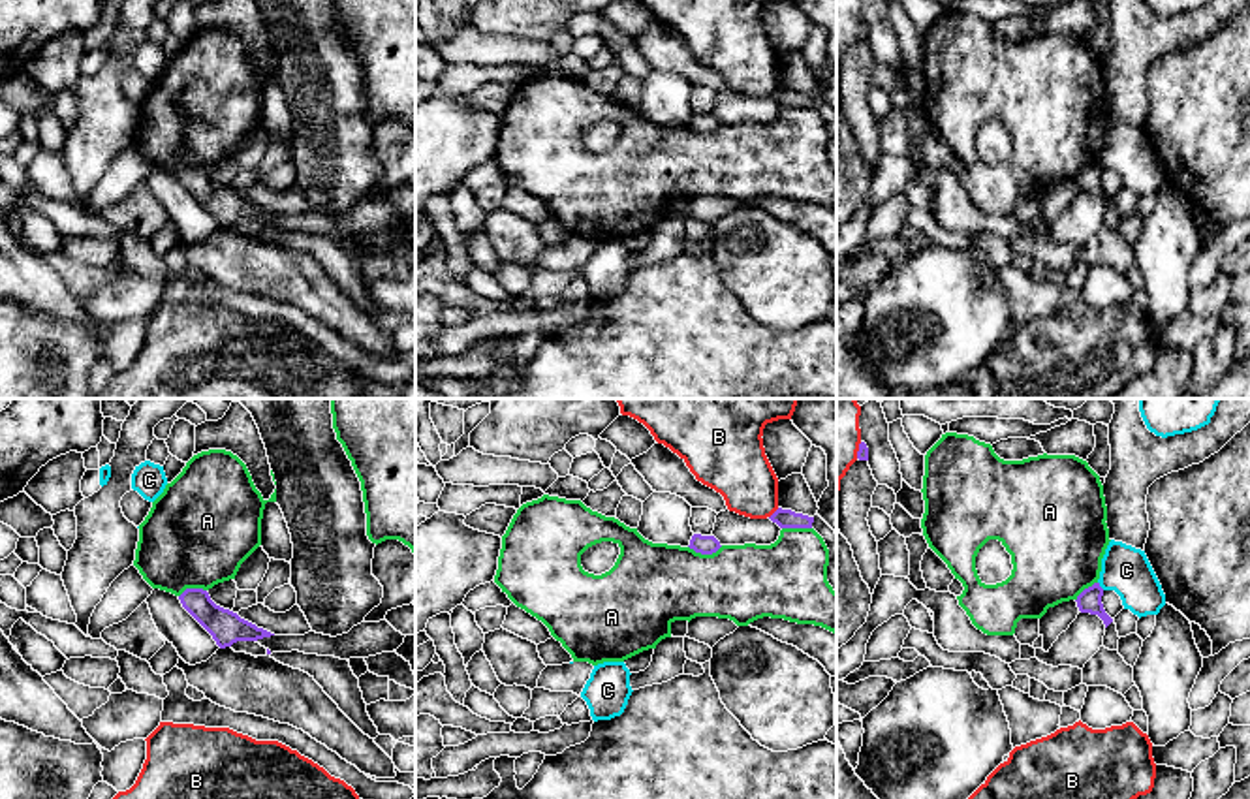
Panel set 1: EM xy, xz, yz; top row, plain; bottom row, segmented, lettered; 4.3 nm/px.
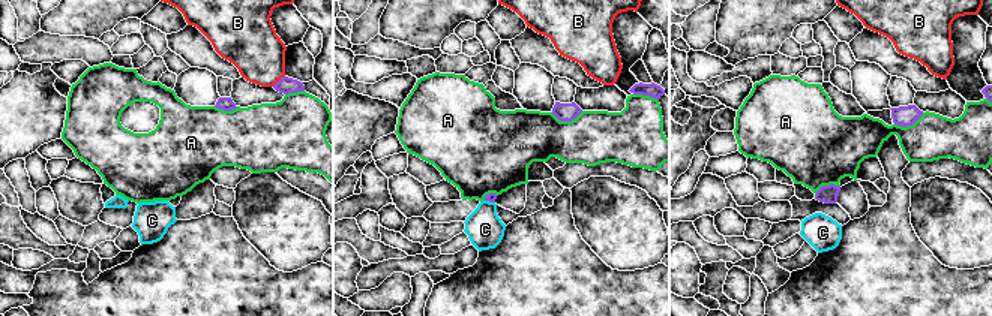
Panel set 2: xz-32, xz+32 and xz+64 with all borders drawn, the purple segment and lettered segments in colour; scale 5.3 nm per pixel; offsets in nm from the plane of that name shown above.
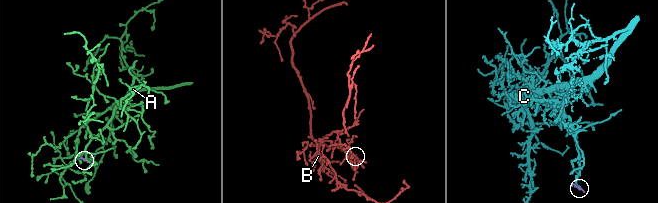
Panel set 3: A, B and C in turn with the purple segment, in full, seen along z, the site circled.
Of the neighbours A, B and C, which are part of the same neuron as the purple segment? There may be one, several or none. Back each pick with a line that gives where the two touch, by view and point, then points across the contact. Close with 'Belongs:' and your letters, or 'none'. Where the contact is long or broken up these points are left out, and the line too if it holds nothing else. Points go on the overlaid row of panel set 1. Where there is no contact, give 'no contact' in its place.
Belongs: none

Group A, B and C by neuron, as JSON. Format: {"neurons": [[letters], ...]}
{"neurons": [["A"], ["B"], ["C"]]}

